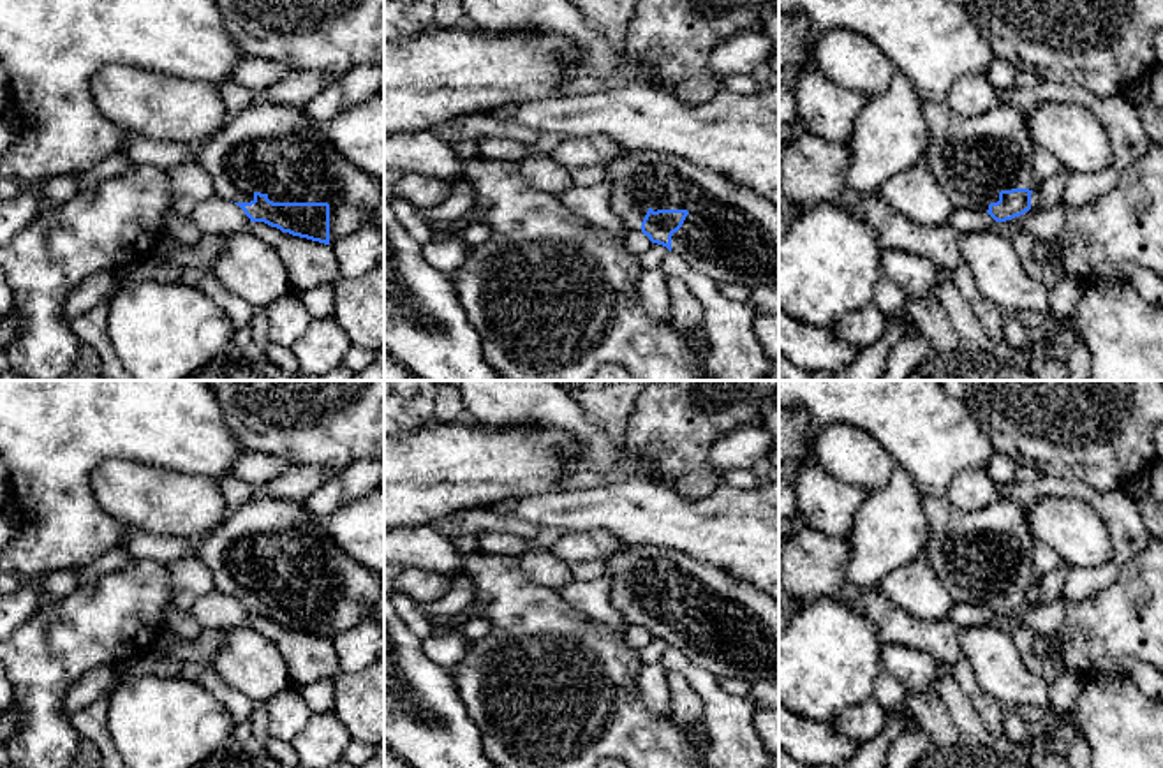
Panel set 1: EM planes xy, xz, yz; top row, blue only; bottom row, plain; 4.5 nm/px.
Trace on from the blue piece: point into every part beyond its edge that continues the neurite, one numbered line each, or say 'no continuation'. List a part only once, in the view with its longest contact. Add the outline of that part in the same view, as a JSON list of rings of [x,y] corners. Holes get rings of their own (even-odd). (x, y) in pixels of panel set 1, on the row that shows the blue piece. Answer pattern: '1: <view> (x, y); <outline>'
1: xy (272, 148); [[[257,100],[201,143],[196,160],[211,176],[220,199],[250,203],[261,192],[273,203],[328,203],[330,245],[368,227],[384,201],[382,181],[349,164],[303,107]]]

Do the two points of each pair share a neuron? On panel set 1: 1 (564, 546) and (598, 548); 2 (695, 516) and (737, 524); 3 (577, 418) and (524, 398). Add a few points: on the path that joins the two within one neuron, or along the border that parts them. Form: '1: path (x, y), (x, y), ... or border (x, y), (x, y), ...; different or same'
1: path (573, 546), (589, 546); same
2: path (705, 524), (726, 524); same
3: path (564, 413), (536, 400); same

